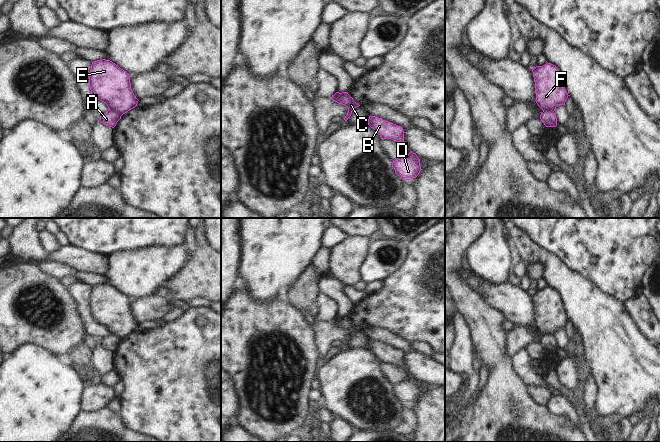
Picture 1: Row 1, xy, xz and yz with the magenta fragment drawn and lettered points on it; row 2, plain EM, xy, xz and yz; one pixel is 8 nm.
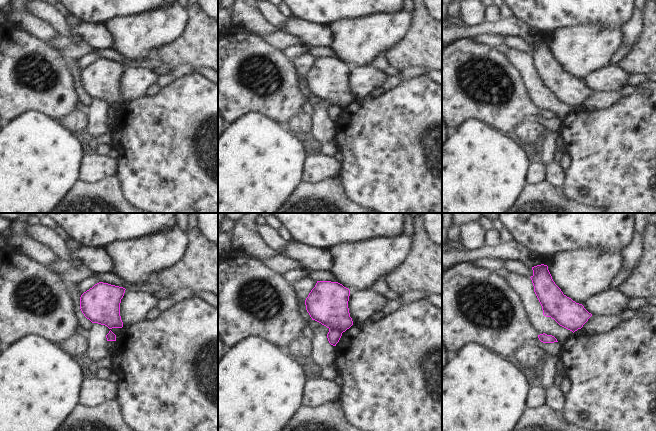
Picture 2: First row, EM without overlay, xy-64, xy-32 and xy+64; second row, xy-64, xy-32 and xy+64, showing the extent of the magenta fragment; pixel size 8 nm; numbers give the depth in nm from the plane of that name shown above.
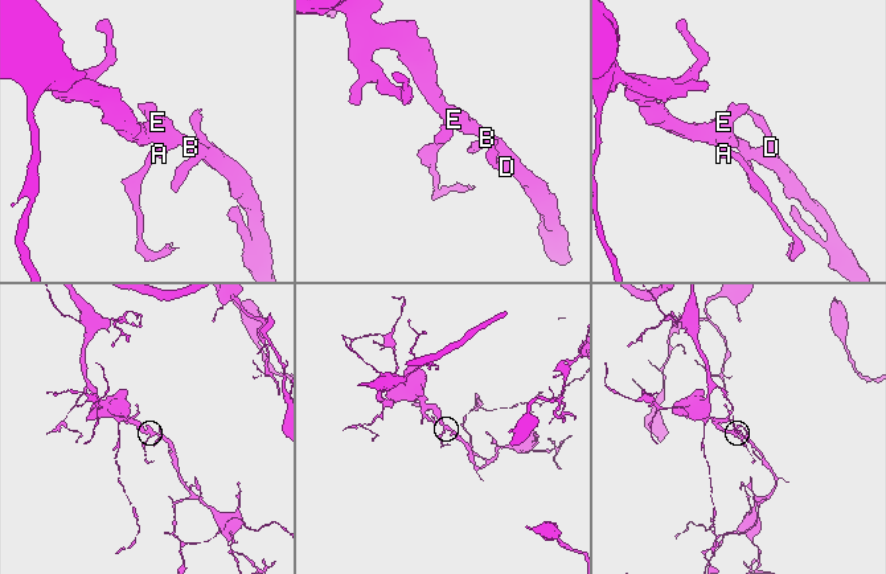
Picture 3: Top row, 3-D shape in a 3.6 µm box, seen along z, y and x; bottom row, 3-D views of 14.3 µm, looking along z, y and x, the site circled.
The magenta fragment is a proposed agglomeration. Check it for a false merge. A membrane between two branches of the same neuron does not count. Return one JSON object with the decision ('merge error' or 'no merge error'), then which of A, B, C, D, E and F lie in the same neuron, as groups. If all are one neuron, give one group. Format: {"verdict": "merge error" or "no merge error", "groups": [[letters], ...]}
{"verdict": "merge error", "groups": [["A"], ["B", "C", "D", "E", "F"]]}

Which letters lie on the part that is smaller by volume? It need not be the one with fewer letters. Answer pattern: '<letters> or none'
A

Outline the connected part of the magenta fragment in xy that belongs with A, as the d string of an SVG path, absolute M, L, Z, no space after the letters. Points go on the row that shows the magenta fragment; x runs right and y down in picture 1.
M108 110L107 112L101 114L100 121L109 127L114 128L117 122L121 119L121 114L115 110Z

